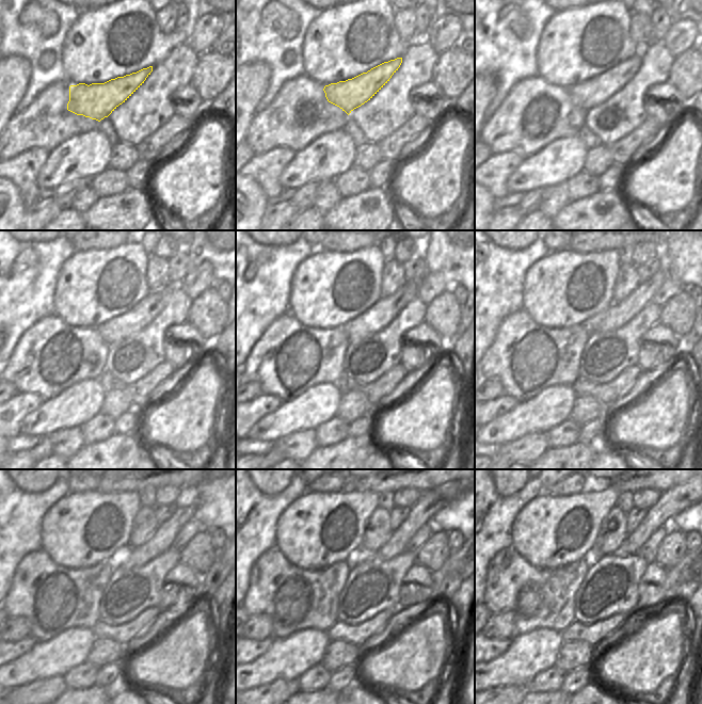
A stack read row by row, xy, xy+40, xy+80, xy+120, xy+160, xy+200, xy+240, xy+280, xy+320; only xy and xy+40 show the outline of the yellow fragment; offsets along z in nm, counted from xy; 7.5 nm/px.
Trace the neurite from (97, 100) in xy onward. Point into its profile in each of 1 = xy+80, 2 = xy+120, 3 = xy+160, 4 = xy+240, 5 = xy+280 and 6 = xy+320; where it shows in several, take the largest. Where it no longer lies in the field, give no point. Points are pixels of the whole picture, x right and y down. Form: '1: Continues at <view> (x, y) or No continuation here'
1: Continues at xy+80 (589, 94)
2: Continues at xy+120 (129, 323)
3: Continues at xy+160 (375, 319)
4: Continues at xy+240 (160, 541)
5: Continues at xy+280 (430, 502)
6: Continues at xy+320 (676, 499)

